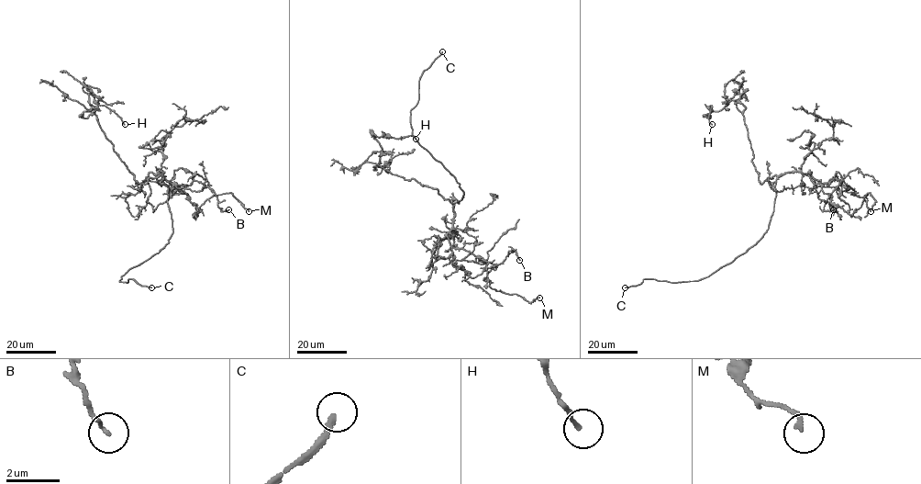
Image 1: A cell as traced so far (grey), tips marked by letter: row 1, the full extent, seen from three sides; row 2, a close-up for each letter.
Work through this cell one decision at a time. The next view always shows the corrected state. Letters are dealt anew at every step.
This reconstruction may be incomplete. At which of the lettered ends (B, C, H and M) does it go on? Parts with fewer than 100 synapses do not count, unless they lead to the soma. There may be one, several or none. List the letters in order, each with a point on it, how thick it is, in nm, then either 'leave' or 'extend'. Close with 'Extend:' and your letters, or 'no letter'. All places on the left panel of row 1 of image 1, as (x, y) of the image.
B: at (228, 209); 120 nm thick; leave
C: at (151, 287); 200 nm thick; extend
H: at (125, 124); 110 nm thick; leave
M: at (249, 211); 160 nm thick; leave
Extend: C

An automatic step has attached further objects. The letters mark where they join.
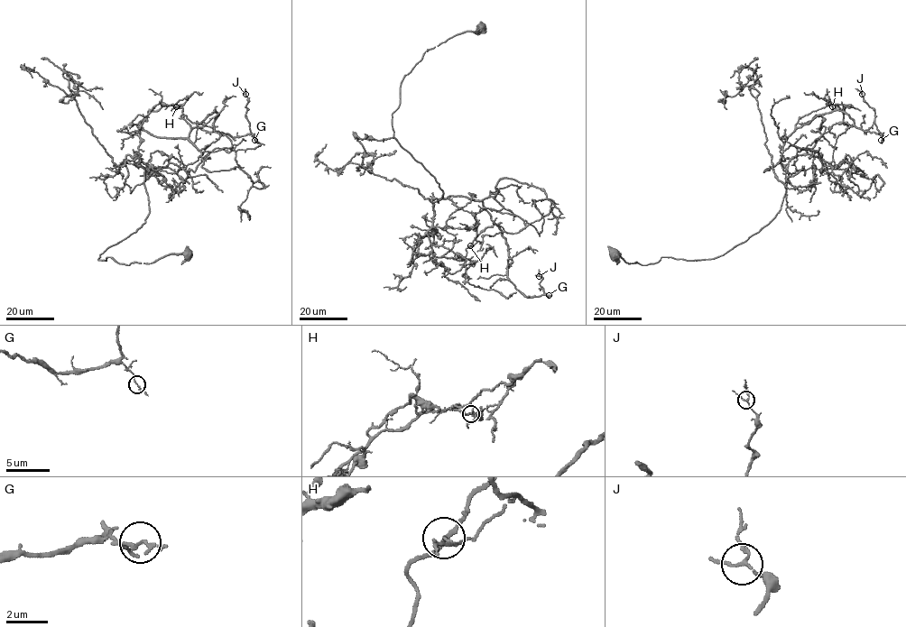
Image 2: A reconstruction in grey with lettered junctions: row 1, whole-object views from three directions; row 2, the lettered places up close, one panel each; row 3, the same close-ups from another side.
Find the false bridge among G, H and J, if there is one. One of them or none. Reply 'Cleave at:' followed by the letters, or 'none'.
Cleave at: H

